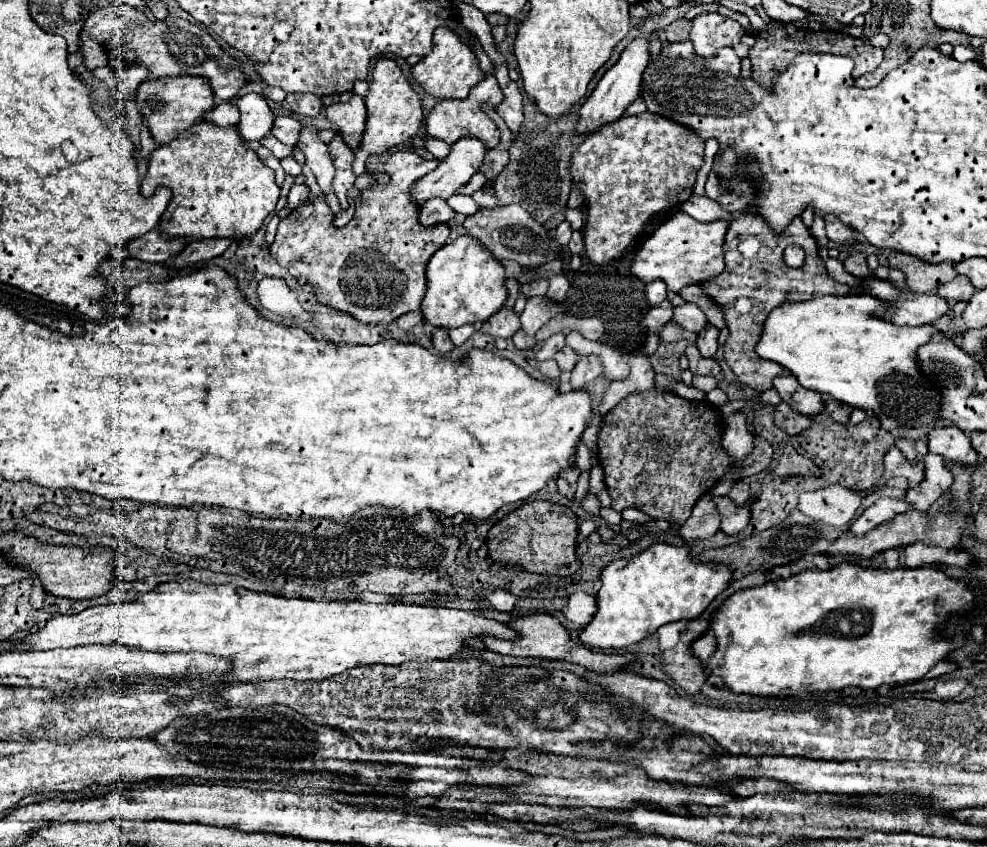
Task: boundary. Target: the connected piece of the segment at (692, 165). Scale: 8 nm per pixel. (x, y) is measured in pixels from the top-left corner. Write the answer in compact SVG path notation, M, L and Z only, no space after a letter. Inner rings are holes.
M642 113L642 115L624 115L622 119L602 127L598 133L590 133L590 137L584 139L584 143L572 153L572 161L570 161L570 177L572 177L572 185L580 187L580 193L584 195L584 207L586 207L586 225L584 225L584 245L586 245L586 255L590 257L590 261L602 265L602 263L608 263L616 257L620 257L624 253L624 249L632 243L634 237L642 235L644 225L646 221L662 211L662 209L670 209L674 205L682 205L684 201L690 199L692 195L692 187L694 187L694 181L696 181L696 173L702 165L702 157L704 157L704 141L700 141L690 129L686 129L684 125L676 125L674 121L666 119L666 117L656 117L652 113Z

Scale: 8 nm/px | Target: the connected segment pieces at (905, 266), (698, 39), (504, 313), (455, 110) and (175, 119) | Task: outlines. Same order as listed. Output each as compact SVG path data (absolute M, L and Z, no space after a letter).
M890 253L888 255L888 265L892 269L900 269L906 275L906 285L910 291L916 293L930 293L938 285L948 283L956 277L956 271L950 261L942 263L926 263L922 259L904 255L904 253Z
M702 13L692 19L690 41L700 57L714 57L718 49L734 47L744 35L738 21L722 17L718 13Z
M502 307L498 313L494 313L480 327L482 333L488 333L492 337L504 337L504 339L510 339L518 329L520 329L520 317L512 309L506 309L506 307Z
M486 75L484 81L473 87L473 95L468 95L468 99L464 101L438 101L438 105L434 105L434 109L430 111L430 115L426 117L426 135L434 137L434 139L442 139L446 141L446 145L456 143L460 137L476 137L478 141L484 143L486 149L494 149L500 143L500 129L496 127L496 123L492 119L488 119L488 115L482 111L482 105L490 105L492 109L496 109L502 103L502 89L498 87L498 81L494 75Z
M164 77L156 81L144 81L136 91L136 105L146 119L146 127L152 139L162 145L174 141L182 131L192 127L206 111L214 107L214 95L204 77Z

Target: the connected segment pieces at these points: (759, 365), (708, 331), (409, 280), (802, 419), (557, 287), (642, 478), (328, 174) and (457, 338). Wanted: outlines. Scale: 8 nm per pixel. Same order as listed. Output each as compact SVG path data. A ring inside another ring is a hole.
M742 213L736 219L730 221L726 241L724 241L724 259L726 259L726 269L704 283L700 283L706 291L706 295L724 311L724 321L726 327L730 329L730 337L724 345L724 359L734 371L734 375L746 383L748 387L756 389L758 393L772 389L772 379L776 375L782 375L786 369L778 363L760 359L754 351L764 321L768 313L782 305L784 301L808 301L818 295L848 295L850 287L836 283L824 267L824 261L818 255L818 245L810 231L804 227L802 219L794 219L794 225L790 225L782 235L774 235L764 219L756 213ZM792 229L800 229L792 231ZM788 245L800 245L806 251L806 263L800 269L790 269L782 253Z
M710 323L700 331L698 339L696 339L696 347L700 349L700 353L704 357L714 357L716 349L718 349L718 329L712 327Z
M404 151L392 153L384 165L386 173L390 175L390 181L386 185L374 183L374 187L362 191L362 195L356 199L356 213L346 227L338 229L332 225L334 215L320 197L308 199L286 219L280 221L276 241L270 245L270 255L280 267L286 267L290 275L310 283L314 287L318 303L348 313L362 323L390 323L408 311L420 309L420 303L426 293L426 277L424 277L426 263L440 247L446 245L450 229L448 225L434 225L426 229L418 223L418 213L414 213L414 209L398 209L398 207L410 205L412 183L430 173L432 169L436 169L439 163L437 159L434 161L420 159L414 153Z
M780 403L776 405L776 411L774 411L774 423L778 429L786 431L788 435L800 435L804 429L812 425L812 419L792 411L788 403Z
M554 275L548 279L548 297L554 301L562 301L568 291L568 279L564 275Z
M650 389L624 397L608 415L604 415L602 429L598 433L598 461L612 497L612 509L624 511L635 508L654 519L676 521L680 525L686 523L694 503L734 465L732 457L722 447L722 423L724 419L716 405L708 401L688 401L672 391Z
M302 129L300 133L300 143L296 147L306 155L306 165L312 169L320 191L328 193L332 191L332 177L334 177L334 167L330 159L328 145L318 139L316 129Z
M462 325L462 327L456 327L456 329L448 331L448 335L450 335L450 339L452 339L454 345L466 343L472 333L474 333L474 325Z

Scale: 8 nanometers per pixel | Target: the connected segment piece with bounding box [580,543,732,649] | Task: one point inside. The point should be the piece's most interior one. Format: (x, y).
(664, 583)

